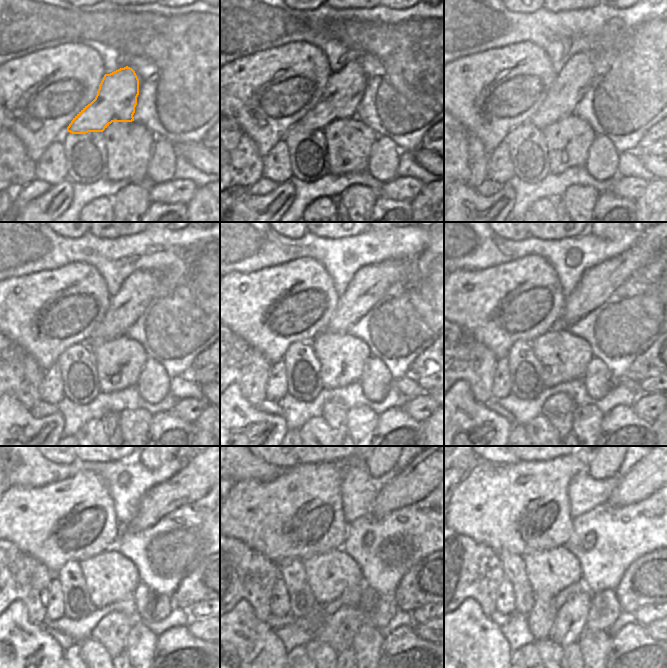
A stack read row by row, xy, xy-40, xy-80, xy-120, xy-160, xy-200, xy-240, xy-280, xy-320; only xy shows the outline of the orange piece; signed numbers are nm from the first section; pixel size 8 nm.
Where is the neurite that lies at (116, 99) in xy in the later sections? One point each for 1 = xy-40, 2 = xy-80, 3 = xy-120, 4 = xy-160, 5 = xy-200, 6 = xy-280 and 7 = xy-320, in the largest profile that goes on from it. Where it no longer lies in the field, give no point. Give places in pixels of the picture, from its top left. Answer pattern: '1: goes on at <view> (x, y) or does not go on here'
1: goes on at xy-40 (344, 89)
2: goes on at xy-80 (570, 85)
3: goes on at xy-120 (135, 294)
4: goes on at xy-160 (369, 284)
5: goes on at xy-200 (598, 283)
6: goes on at xy-280 (422, 475)
7: goes on at xy-320 (647, 476)

